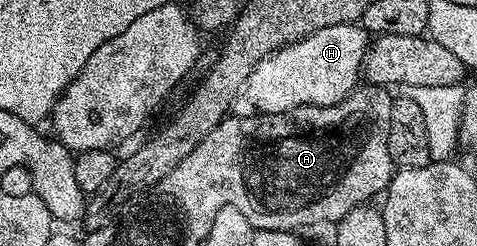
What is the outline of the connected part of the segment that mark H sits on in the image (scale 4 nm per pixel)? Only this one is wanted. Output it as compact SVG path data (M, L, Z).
M358 23L325 26L325 30L317 30L297 42L286 44L281 50L269 54L261 62L257 62L253 74L249 74L249 78L245 78L243 87L235 93L234 115L281 114L310 104L313 106L333 106L337 102L341 102L351 92L354 92L360 83L363 60L367 57L368 47L369 33Z

